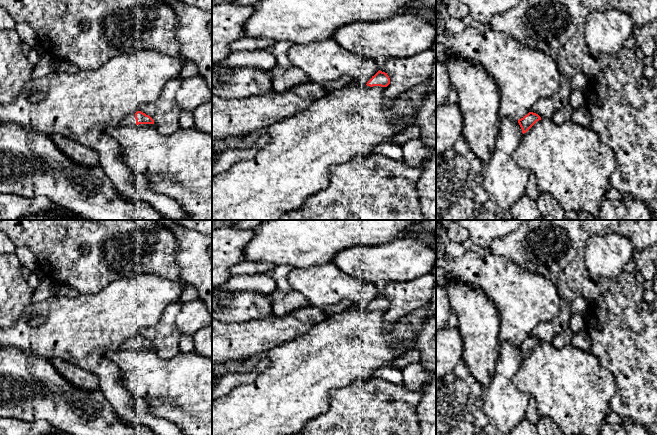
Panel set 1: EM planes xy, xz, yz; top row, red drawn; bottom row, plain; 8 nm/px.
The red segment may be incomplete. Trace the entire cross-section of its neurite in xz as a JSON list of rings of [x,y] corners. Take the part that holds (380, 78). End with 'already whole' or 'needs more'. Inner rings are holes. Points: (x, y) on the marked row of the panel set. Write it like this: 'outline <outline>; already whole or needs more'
outline [[[378,71],[372,78],[367,82],[367,86],[381,86],[387,87],[390,84],[390,78],[387,73]]]; already whole

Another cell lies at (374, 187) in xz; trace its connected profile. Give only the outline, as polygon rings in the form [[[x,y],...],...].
[[[372,153],[366,156],[358,156],[347,163],[332,166],[328,186],[324,190],[310,196],[300,209],[285,213],[280,220],[424,220],[417,189],[421,175],[421,167],[410,167],[403,161],[396,161],[381,154]]]

